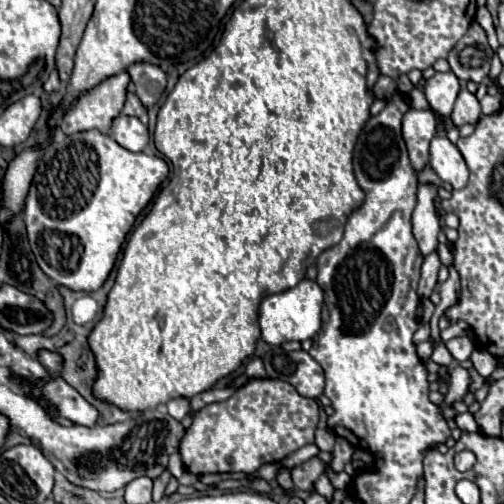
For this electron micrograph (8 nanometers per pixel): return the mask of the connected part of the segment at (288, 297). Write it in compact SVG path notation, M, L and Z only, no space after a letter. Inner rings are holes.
M302 280L298 286L282 292L266 296L260 304L260 330L262 340L268 344L284 344L288 340L304 342L312 338L320 330L320 310L322 310L322 288L314 280Z

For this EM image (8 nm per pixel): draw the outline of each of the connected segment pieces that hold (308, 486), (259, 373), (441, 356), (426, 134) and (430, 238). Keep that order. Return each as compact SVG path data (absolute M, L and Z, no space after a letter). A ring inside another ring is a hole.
M312 458L308 462L304 462L302 466L292 468L292 480L294 486L298 490L306 490L306 492L314 492L314 482L324 474L326 464L320 458Z
M252 358L246 364L246 376L248 378L264 378L266 376L266 370L264 370L264 364L260 358Z
M440 340L438 346L434 348L432 360L434 360L436 364L440 364L440 366L450 366L450 364L452 364L452 356L450 356L450 352L446 350L446 342L444 342L444 340Z
M408 110L402 120L402 136L416 172L428 162L428 144L436 136L436 122L428 110Z
M420 184L418 186L418 204L412 212L414 238L424 256L430 254L438 246L438 232L442 230L438 214L436 214L438 188L440 186L436 186L436 184Z

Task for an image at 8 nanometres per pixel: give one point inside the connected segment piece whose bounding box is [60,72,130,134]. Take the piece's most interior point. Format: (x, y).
(96, 110)

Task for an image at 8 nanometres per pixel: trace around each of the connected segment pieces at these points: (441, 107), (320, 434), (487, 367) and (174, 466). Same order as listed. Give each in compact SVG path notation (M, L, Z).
M436 72L424 86L424 94L428 104L438 110L444 118L450 116L456 96L460 92L460 82L452 72Z
M324 428L324 430L316 430L316 446L320 448L320 450L324 450L324 452L330 452L332 450L332 446L334 446L334 432L330 432L328 428Z
M474 348L470 360L472 360L474 368L476 368L482 376L490 376L492 370L496 368L496 358L490 356L486 350L480 350L480 348Z
M178 452L170 455L167 468L176 479L179 479L182 476L185 468Z

